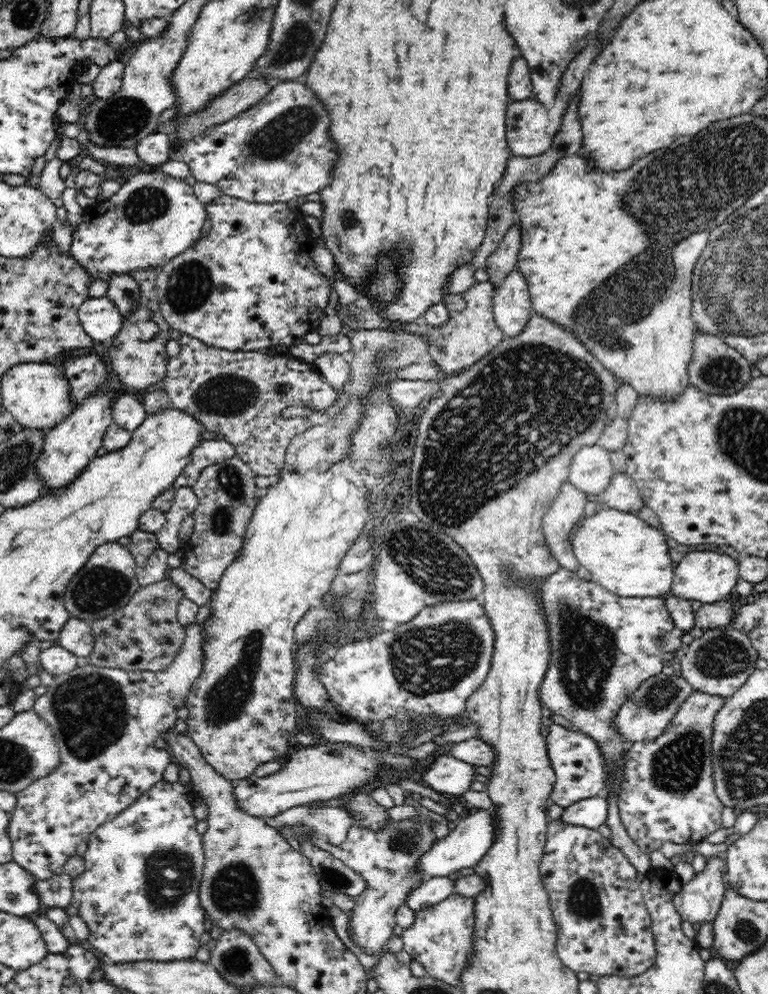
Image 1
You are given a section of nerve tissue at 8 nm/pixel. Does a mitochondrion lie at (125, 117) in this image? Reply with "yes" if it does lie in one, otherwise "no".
yes

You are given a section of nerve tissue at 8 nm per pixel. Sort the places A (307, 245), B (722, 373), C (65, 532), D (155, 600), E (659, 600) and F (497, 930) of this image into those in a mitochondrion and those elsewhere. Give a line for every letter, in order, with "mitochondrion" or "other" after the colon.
A: other
B: mitochondrion
C: other
D: mitochondrion
E: other
F: other

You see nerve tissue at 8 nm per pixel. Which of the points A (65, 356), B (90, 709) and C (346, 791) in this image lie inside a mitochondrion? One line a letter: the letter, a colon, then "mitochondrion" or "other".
A: other
B: mitochondrion
C: other

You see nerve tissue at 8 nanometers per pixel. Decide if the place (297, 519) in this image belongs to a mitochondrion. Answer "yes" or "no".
no

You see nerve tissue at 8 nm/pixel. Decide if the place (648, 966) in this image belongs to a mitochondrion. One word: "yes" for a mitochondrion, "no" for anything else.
no

